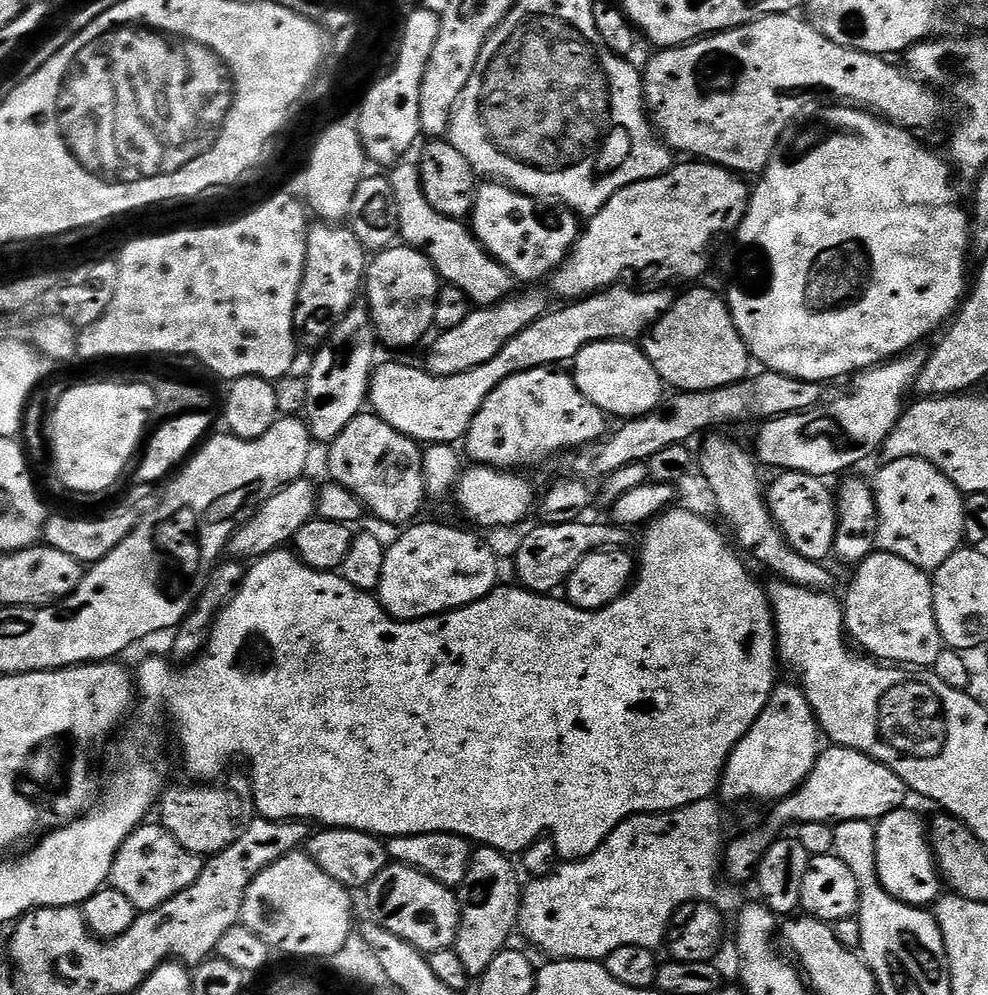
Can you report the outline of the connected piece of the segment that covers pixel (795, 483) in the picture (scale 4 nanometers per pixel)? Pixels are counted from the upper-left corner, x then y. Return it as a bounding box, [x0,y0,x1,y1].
[766,471,836,561]

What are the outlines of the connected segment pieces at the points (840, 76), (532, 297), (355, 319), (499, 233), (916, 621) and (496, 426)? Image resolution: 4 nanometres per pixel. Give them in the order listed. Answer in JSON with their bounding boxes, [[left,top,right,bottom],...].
[[642,14,944,174],[427,290,550,376],[302,306,378,445],[470,182,582,286],[842,550,942,669],[462,366,606,470]]

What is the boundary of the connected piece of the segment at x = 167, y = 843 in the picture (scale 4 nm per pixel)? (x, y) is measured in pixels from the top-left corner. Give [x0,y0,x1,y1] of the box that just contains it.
[108,822,204,913]

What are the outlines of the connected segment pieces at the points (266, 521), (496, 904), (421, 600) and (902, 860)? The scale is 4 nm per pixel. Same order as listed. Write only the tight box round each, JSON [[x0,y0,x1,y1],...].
[[227,478,317,562],[454,846,522,978],[378,523,498,620],[876,806,942,906]]

